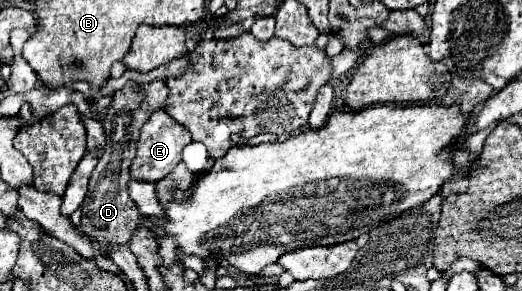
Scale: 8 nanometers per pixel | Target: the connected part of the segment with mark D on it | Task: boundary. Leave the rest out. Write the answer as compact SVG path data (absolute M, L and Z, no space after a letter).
M154 79L150 83L136 83L128 81L122 91L118 91L108 107L106 119L104 119L104 135L106 135L106 147L104 155L100 157L92 177L88 195L82 203L82 223L80 229L94 237L100 245L102 255L106 257L106 249L110 243L114 245L126 245L128 237L136 231L140 223L140 211L134 205L134 201L128 195L128 179L130 179L130 165L136 157L136 141L140 135L140 127L148 121L148 117L162 109L168 97L166 79Z

